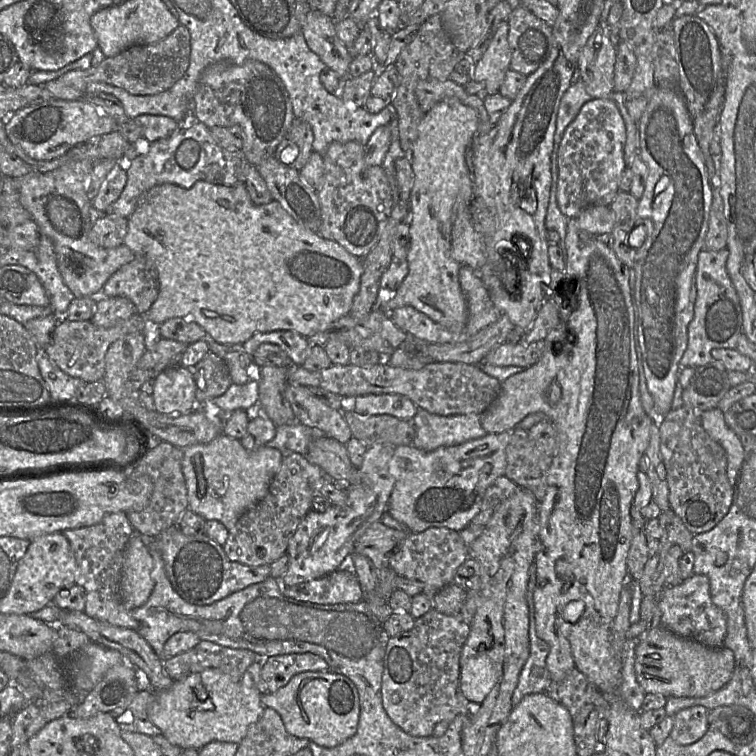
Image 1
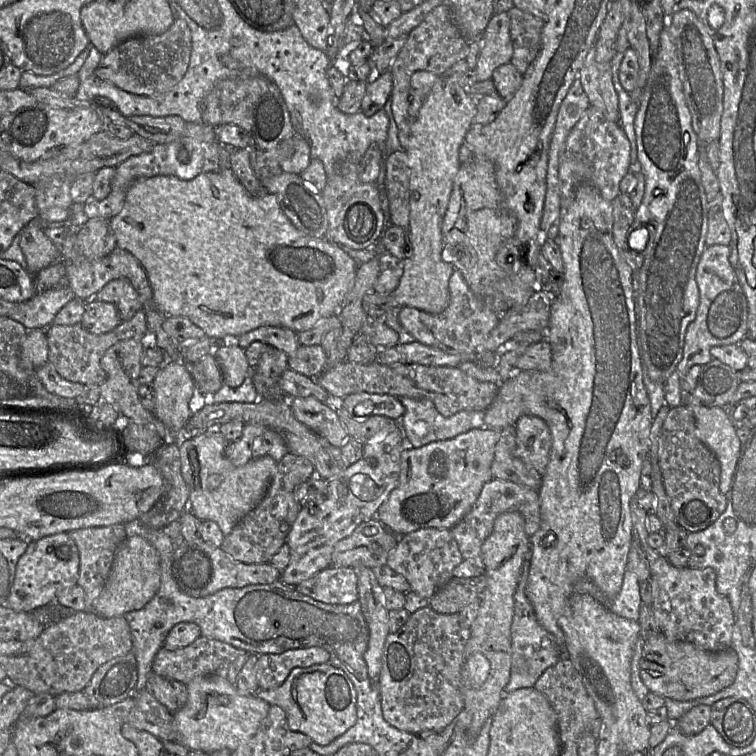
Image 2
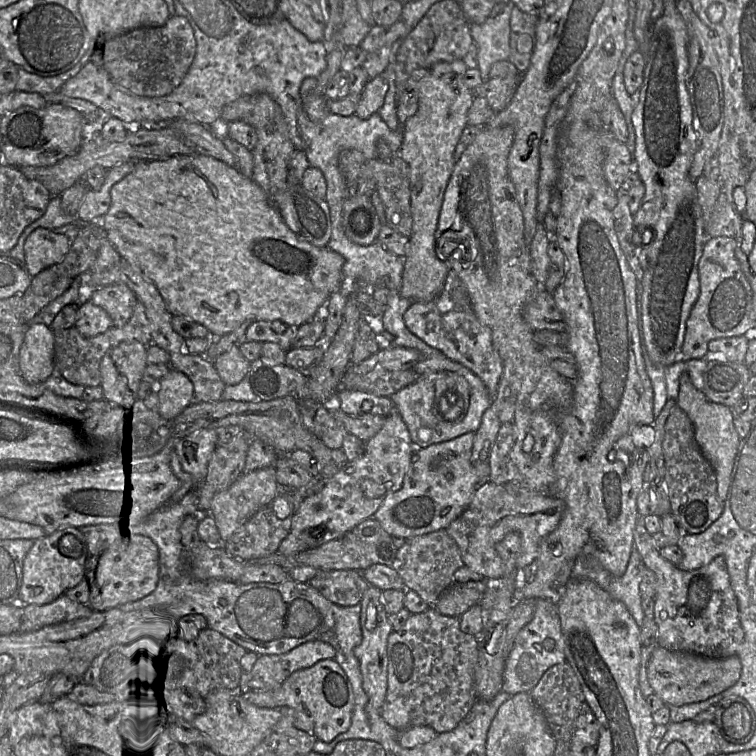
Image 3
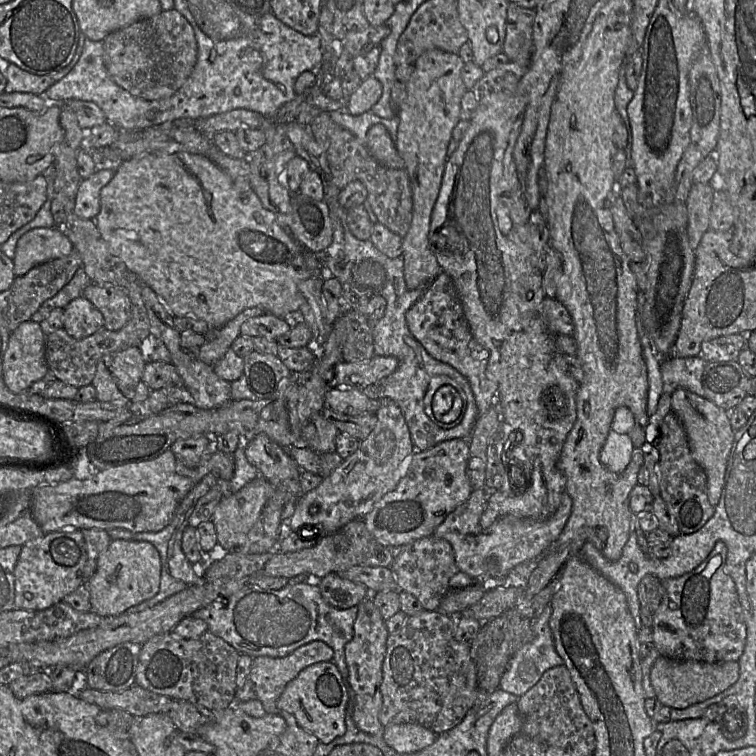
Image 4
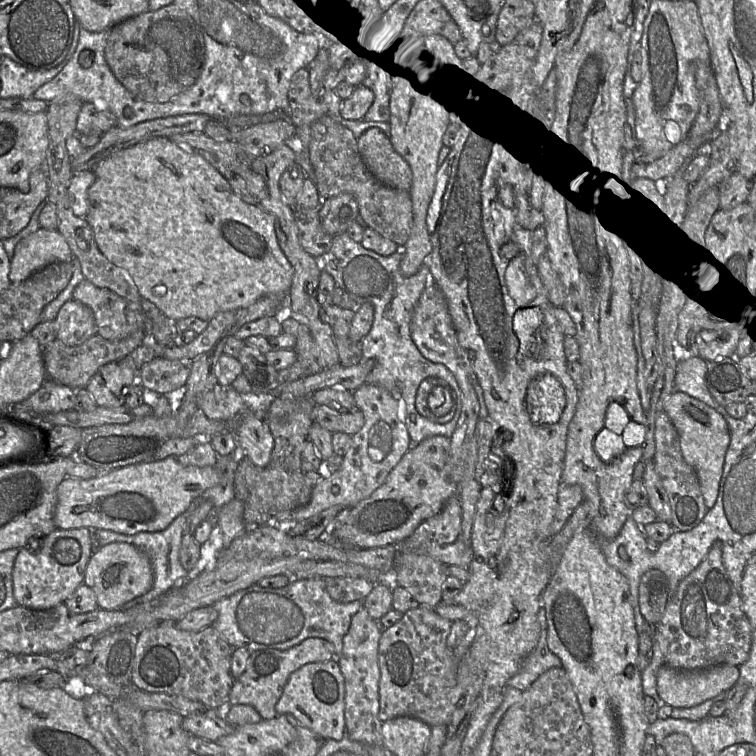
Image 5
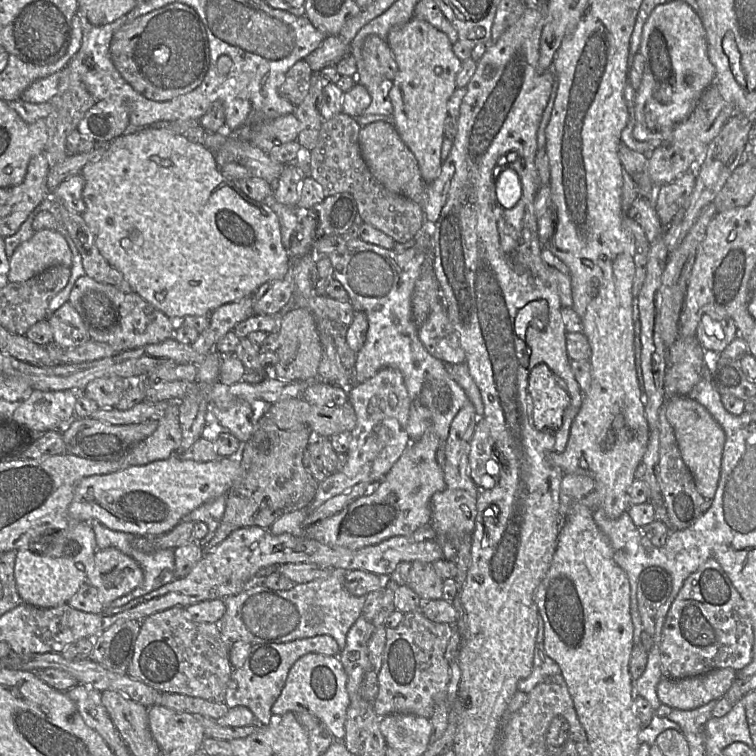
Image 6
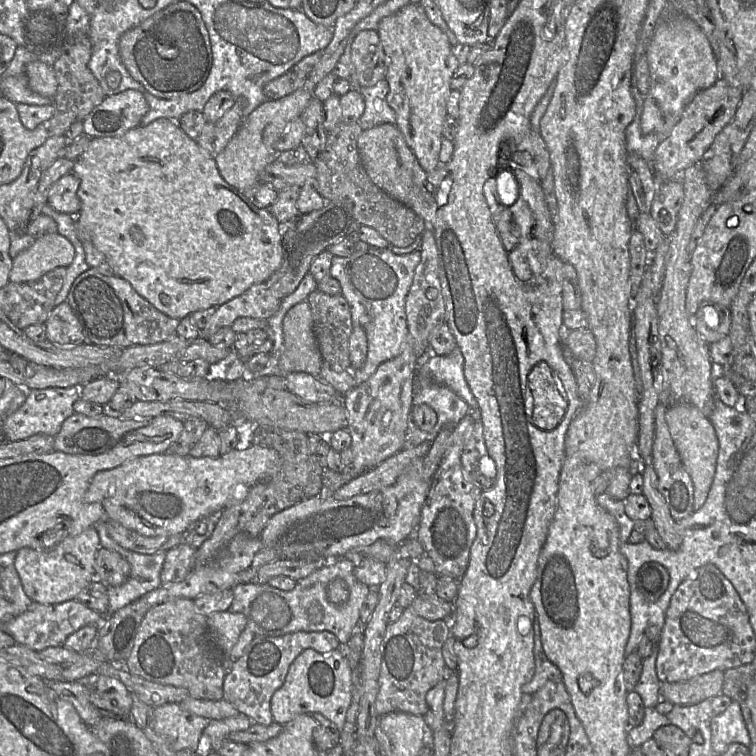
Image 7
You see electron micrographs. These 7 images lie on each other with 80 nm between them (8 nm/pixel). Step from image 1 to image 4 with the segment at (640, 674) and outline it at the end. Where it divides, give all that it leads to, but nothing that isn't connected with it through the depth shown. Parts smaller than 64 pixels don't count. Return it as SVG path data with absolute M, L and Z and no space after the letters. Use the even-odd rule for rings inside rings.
M660 655L651 669L650 678L656 698L663 706L685 709L710 699L734 685L739 679L739 662L706 663L695 660L677 660Z

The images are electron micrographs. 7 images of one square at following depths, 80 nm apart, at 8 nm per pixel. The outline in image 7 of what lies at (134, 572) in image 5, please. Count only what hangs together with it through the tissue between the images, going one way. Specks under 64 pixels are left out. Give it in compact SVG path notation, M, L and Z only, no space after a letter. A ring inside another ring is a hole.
M100 547L95 560L96 580L106 586L119 586L130 576L131 566L119 553Z

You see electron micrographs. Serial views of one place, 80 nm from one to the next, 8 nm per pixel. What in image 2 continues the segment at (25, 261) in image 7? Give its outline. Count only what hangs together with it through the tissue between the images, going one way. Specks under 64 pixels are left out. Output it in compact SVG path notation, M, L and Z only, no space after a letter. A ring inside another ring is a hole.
M46 224L26 225L21 230L20 246L27 262L27 271L32 275L61 261L58 248L44 233L45 227Z

